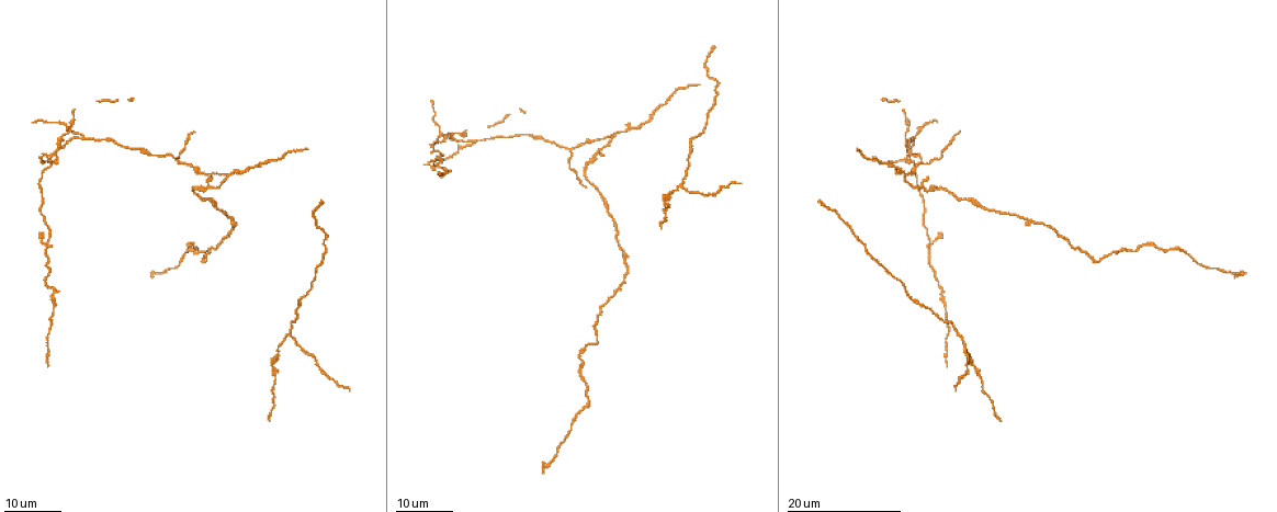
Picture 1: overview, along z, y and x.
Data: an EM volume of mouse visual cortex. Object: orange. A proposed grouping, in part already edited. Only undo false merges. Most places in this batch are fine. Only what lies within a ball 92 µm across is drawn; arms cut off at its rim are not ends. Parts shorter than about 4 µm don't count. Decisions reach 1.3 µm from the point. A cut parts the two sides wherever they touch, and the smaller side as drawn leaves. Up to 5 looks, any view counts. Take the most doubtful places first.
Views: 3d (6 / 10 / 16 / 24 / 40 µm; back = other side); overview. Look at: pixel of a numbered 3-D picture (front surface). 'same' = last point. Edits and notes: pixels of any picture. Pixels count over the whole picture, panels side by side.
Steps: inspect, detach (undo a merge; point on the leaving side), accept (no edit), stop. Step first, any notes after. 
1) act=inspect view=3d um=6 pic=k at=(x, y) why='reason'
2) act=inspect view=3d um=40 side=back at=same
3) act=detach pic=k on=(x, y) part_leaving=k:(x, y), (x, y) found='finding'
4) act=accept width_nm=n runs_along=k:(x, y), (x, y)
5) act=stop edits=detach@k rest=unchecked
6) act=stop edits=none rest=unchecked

act=inspect view=3d um=24 pic=1 at=(57, 150) why='arms part here'

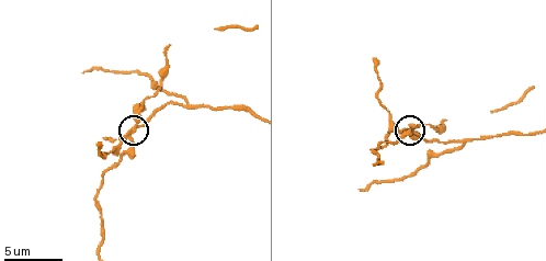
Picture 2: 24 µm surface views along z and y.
act=inspect view=3d um=10 pic=2 at=(137, 125)

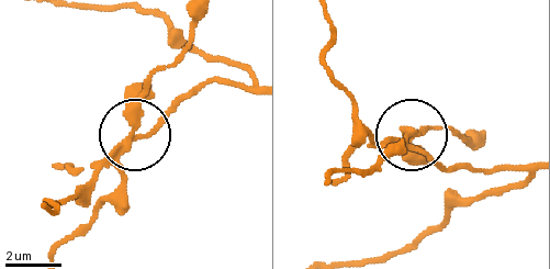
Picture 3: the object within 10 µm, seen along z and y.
act=inspect view=3d um=6 pic=3 at=(408, 136)

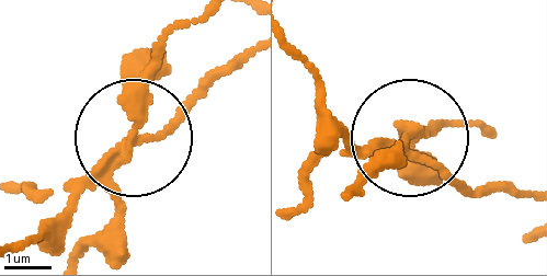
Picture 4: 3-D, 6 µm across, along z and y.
act=detach pic=4 on=(100, 243) side_arm_um=21 part_leaving=4:(102, 174), (111, 217), (82, 252) found='two cells meet here'

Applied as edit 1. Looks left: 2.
act=inspect view=3d um=10 pic=2 at=(186, 100) why='three-way junction'

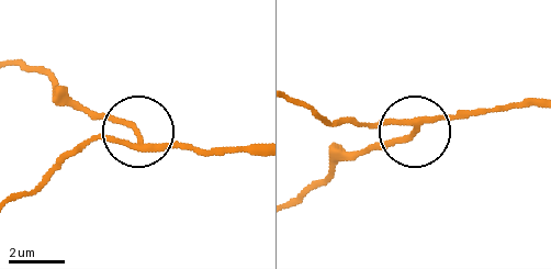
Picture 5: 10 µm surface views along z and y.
act=inspect view=3d um=6 pic=5 at=(413, 131)

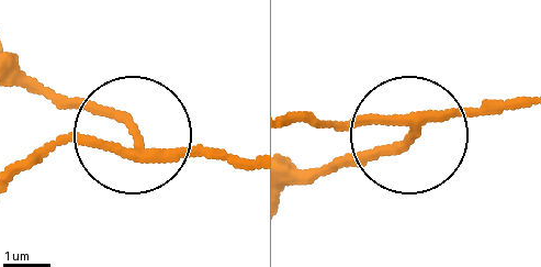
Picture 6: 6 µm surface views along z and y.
act=accept side_arm_um=12 arms=3 found='continuous, no second cell'

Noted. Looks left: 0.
act=stop edits=detach@4 rest=unchecked

